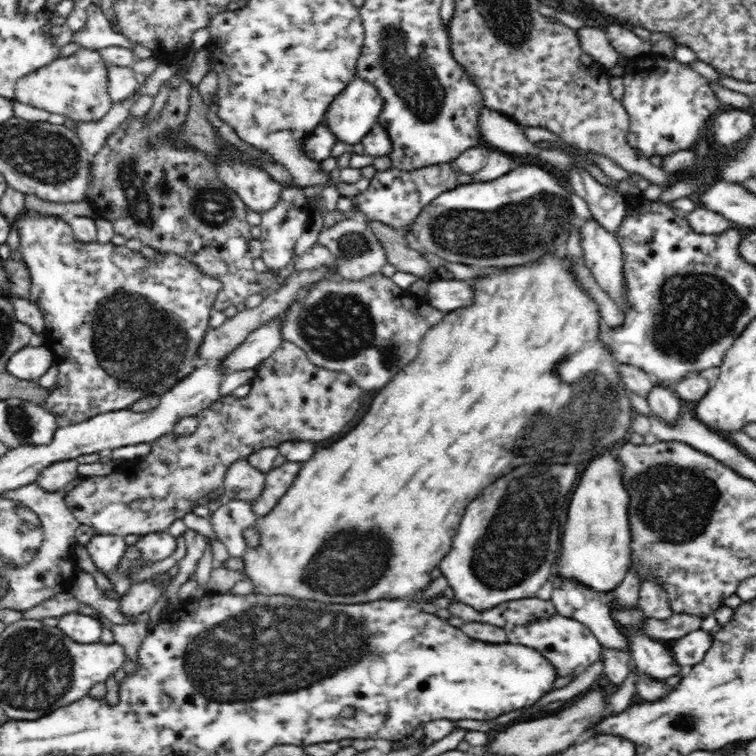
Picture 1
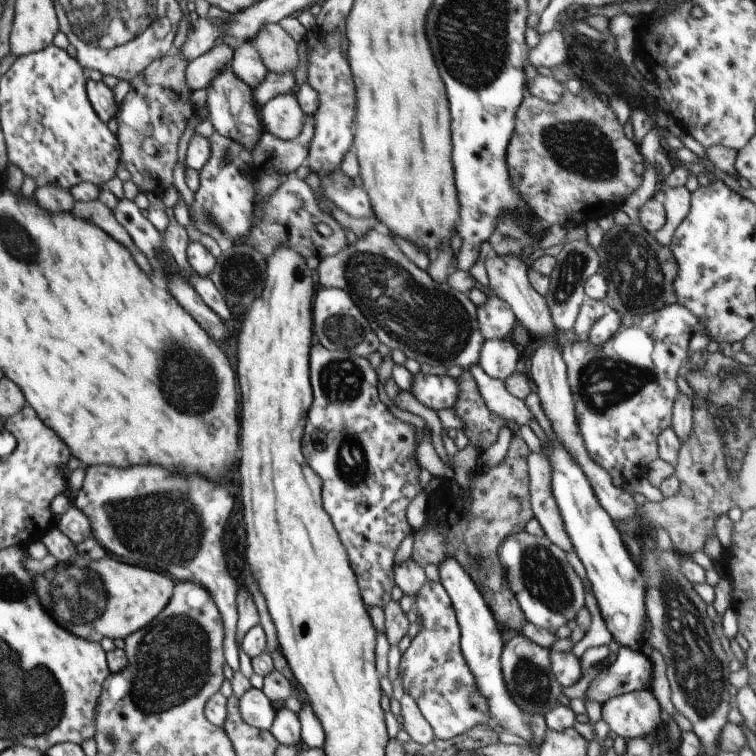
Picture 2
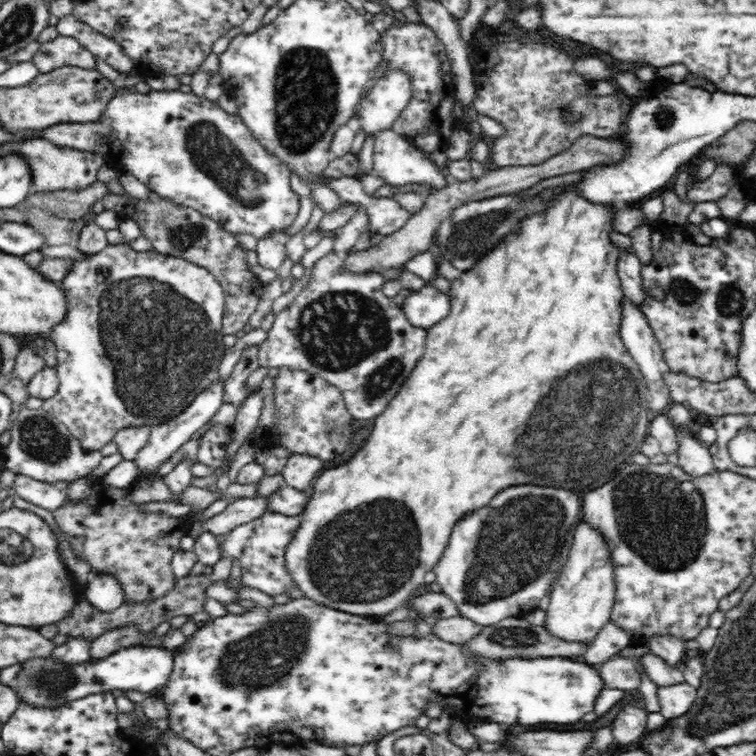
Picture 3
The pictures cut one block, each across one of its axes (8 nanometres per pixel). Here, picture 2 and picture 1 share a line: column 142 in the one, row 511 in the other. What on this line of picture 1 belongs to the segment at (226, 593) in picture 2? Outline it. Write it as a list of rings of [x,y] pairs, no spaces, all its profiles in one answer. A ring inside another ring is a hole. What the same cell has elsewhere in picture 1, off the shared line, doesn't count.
[[[520,466],[474,498],[462,516],[450,554],[440,562],[440,570],[454,590],[454,600],[484,613],[504,602],[536,598],[538,590],[550,579],[559,561],[560,534],[563,534],[568,498],[576,486],[576,480],[576,466]]]

